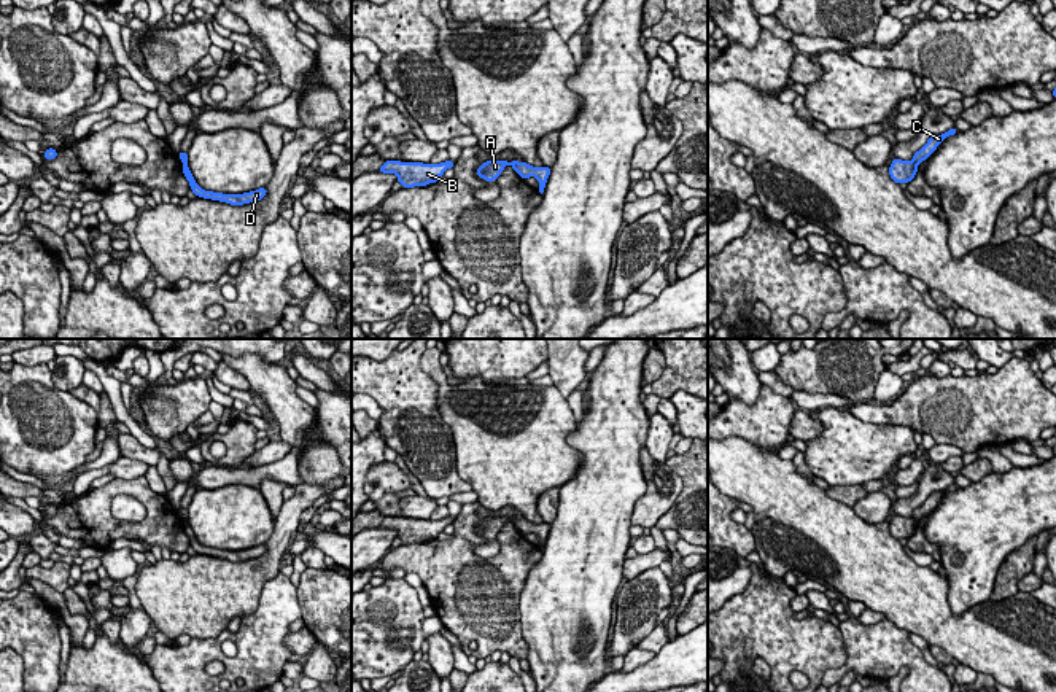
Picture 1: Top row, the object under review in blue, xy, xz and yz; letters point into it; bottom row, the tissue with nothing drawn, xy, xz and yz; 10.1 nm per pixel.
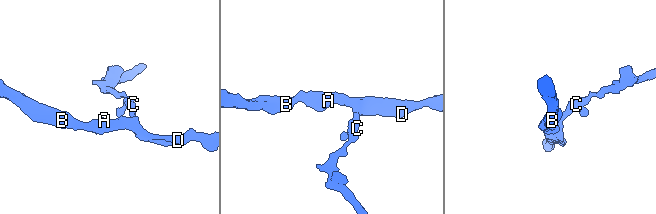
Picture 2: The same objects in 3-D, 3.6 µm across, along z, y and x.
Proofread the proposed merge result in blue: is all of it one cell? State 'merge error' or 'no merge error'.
merge error

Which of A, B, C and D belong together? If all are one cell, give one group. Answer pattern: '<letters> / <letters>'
A B D / C

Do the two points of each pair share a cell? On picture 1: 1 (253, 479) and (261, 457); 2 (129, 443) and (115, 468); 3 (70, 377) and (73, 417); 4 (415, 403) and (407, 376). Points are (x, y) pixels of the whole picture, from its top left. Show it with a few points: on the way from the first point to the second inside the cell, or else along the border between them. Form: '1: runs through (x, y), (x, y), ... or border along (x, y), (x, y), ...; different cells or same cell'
1: border along (291, 449), (277, 460), (244, 466); different cells
2: border along (121, 455), (131, 460), (142, 460), (148, 466); different cells
3: border along (51, 371), (51, 380), (70, 393); different cells
4: runs through (409, 396), (407, 382); same cell

